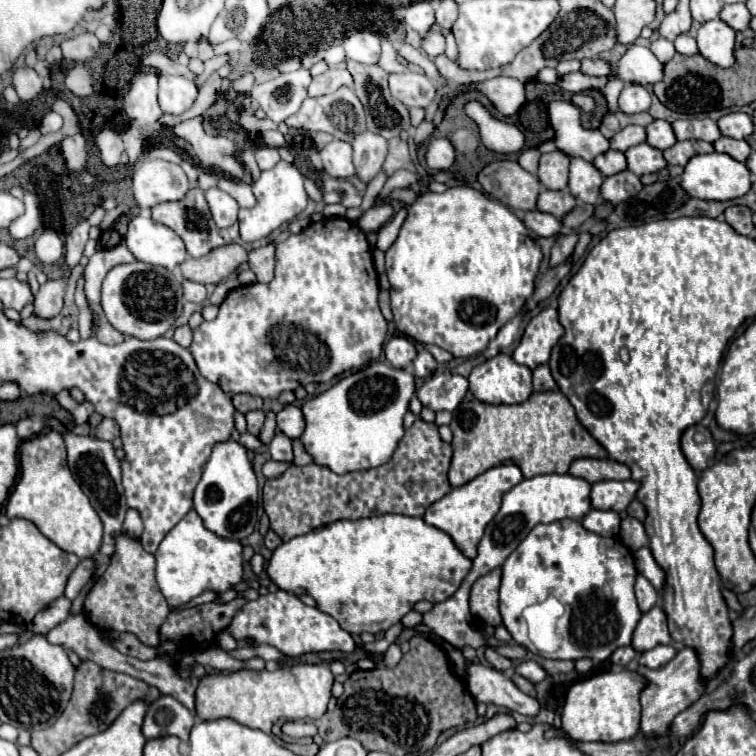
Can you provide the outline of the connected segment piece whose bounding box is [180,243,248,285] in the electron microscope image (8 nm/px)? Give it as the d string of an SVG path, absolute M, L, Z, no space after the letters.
M236 243L212 249L208 255L198 259L188 259L180 265L180 273L184 279L194 283L220 283L230 273L238 269L240 263L248 261L246 249Z

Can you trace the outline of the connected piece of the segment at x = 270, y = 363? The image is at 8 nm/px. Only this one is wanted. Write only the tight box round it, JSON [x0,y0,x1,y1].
[190,217,386,399]

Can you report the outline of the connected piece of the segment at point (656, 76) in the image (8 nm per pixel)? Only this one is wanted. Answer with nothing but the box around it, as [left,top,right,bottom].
[616,45,664,85]

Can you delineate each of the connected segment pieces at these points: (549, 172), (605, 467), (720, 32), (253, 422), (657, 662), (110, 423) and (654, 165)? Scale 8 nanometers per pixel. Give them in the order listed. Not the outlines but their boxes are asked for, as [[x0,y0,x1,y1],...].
[[538,149,570,191],[570,459,630,483],[696,19,736,69],[246,411,264,435],[638,645,676,669],[94,419,118,441],[624,143,668,175]]

